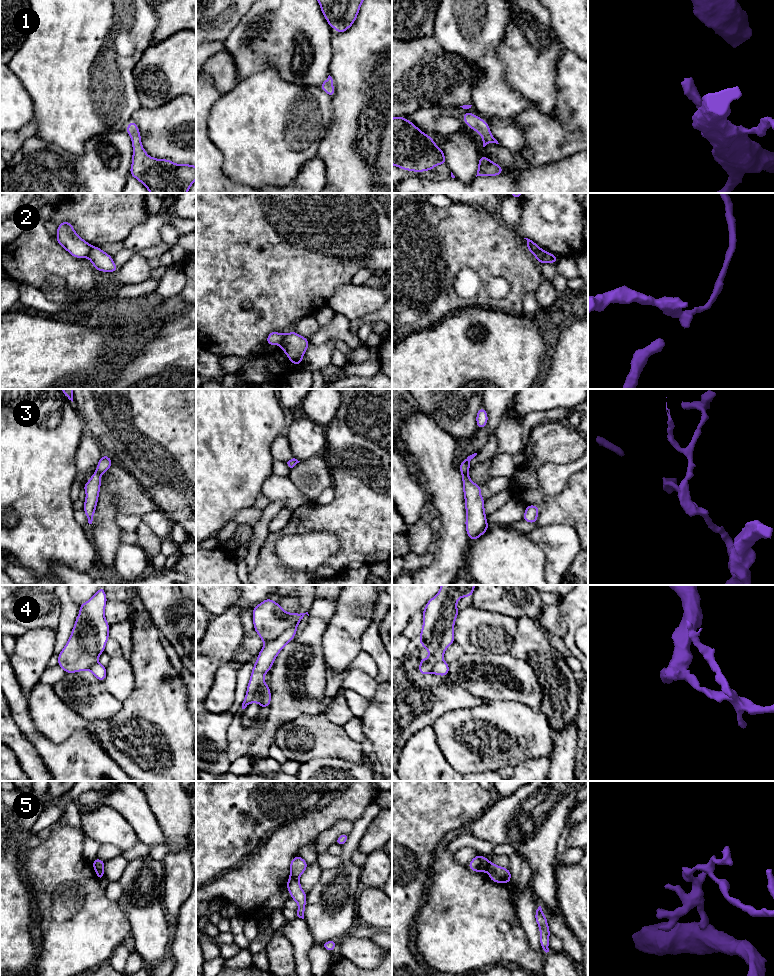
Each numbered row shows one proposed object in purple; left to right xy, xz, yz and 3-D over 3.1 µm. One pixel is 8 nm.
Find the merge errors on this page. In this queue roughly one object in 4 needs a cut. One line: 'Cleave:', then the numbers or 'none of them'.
Cleave: 2, 4, 5

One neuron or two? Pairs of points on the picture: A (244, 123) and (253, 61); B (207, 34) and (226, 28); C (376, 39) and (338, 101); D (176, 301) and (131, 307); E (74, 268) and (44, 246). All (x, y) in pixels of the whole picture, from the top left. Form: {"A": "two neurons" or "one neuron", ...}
{"A": "two neurons", "B": "one neuron", "C": "one neuron", "D": "one neuron", "E": "one neuron"}

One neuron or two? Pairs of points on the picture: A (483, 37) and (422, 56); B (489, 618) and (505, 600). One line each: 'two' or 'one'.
A: two
B: two

